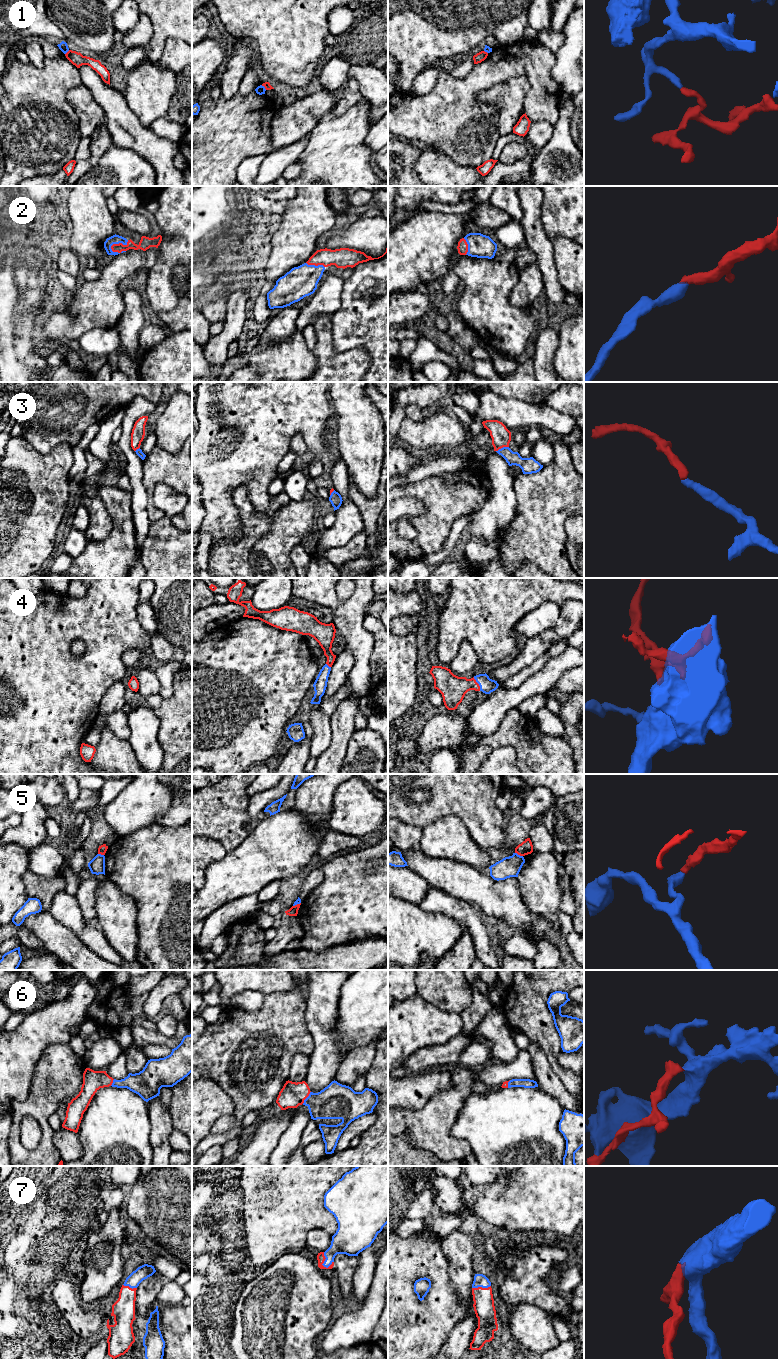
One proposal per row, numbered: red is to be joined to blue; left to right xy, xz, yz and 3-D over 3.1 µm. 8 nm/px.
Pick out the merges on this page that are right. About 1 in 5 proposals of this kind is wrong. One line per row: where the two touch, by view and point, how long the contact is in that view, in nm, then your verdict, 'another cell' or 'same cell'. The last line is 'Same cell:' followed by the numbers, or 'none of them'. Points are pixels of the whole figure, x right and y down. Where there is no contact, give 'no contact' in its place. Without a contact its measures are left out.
1: contact xy (67, 51); length 50 nm; another cell
2: contact xy (118, 243); length 170 nm; same cell
3: contact yz (503, 447); length 110 nm; same cell
4: contact yz (478, 683); length 130 nm; same cell
5: contact yz (519, 855); length 70 nm; another cell
6: contact xz (307, 1097); length 120 nm; same cell
7: contact xz (324, 1261); length 140 nm; same cell
Same cell: 2, 3, 4, 6, 7

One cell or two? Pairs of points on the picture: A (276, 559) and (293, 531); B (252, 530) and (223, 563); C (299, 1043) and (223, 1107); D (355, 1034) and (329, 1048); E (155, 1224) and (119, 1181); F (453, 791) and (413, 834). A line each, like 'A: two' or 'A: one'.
A: one
B: one
C: two
D: two
E: two
F: two

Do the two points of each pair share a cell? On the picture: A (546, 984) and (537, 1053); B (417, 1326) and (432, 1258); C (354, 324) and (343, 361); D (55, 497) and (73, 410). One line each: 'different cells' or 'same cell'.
A: different cells
B: same cell
C: different cells
D: different cells

